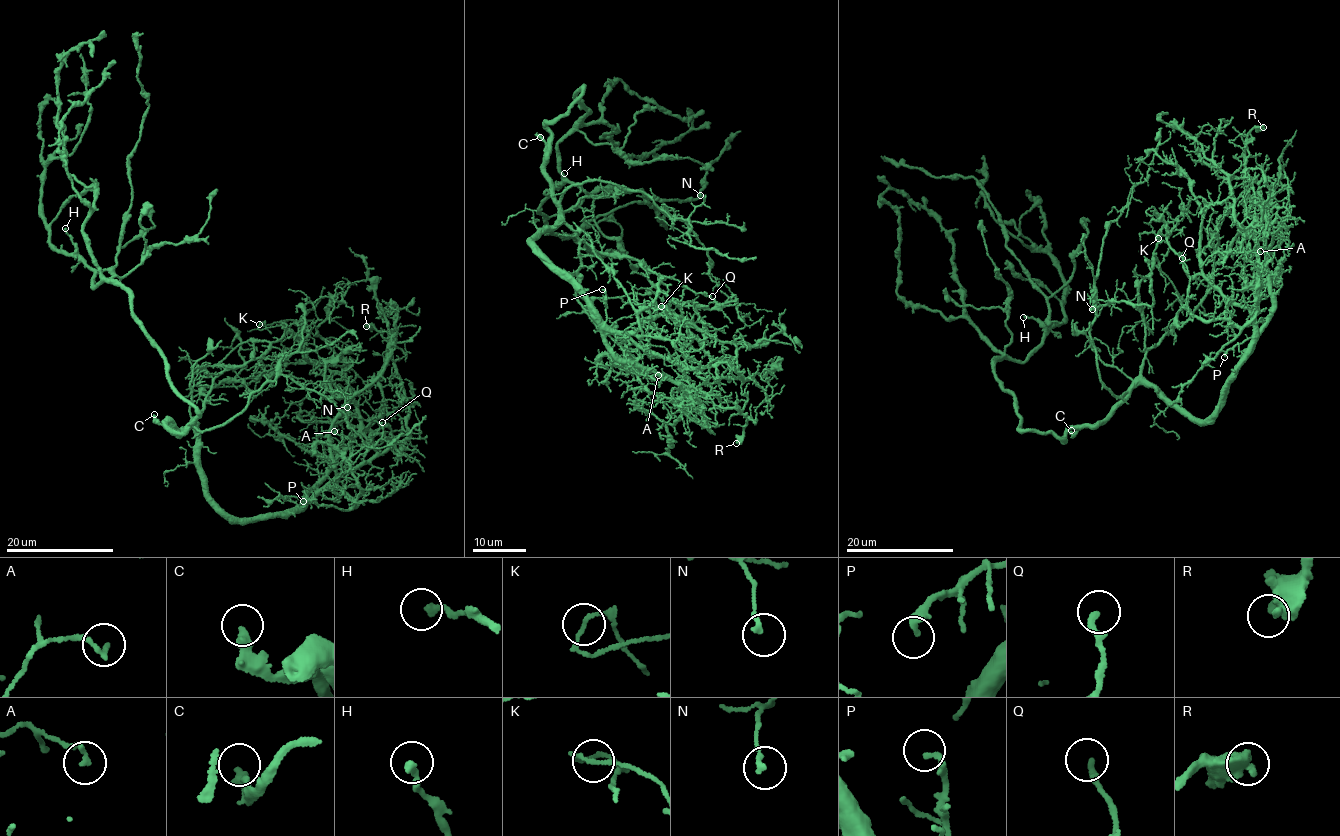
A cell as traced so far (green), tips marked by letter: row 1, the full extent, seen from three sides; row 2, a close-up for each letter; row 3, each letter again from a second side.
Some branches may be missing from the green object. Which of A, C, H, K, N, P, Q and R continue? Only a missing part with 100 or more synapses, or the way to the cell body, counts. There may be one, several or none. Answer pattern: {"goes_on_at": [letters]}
{"goes_on_at": ["C"]}

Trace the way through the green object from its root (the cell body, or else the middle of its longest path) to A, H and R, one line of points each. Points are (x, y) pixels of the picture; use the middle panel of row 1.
A: (551, 134), (544, 168), (558, 220), (532, 246), (591, 306), (608, 347), (638, 369), (626, 368), (658, 375)
H: (551, 134), (545, 124), (567, 112), (583, 88), (576, 97), (588, 113), (557, 147), (560, 184), (564, 173)
R: (551, 134), (544, 168), (558, 220), (536, 253), (582, 294), (622, 361), (738, 408), (749, 419), (736, 443)

